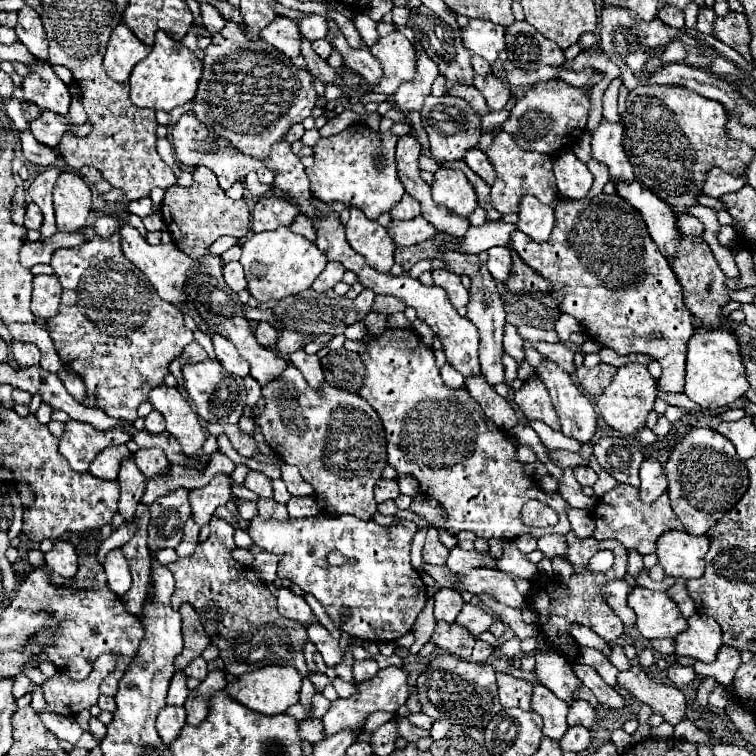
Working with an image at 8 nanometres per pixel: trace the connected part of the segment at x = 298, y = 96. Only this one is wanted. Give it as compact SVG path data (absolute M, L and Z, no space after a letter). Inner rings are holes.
M227 22L211 40L211 46L205 50L203 76L193 110L203 124L213 126L219 136L229 138L239 152L263 160L269 156L269 148L293 124L311 116L317 102L311 74L295 68L287 56L281 56L281 52L263 40L247 38L233 22Z

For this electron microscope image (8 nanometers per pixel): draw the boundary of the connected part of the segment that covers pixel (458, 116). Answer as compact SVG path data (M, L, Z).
M447 94L441 96L441 98L427 96L425 102L423 102L423 108L421 108L421 122L423 122L425 132L429 134L431 158L439 166L443 166L445 162L451 162L451 160L463 160L465 152L479 144L481 118L461 98L453 98L453 96L447 96Z

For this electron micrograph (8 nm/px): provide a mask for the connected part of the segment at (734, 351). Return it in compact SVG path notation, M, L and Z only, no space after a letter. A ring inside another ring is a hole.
M729 328L695 332L687 342L685 394L703 408L721 408L741 398L747 390L749 390L749 382L745 378L745 366L741 362L735 334Z

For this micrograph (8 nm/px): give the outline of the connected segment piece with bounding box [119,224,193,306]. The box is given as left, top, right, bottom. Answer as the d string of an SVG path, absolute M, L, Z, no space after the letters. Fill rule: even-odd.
M123 224L123 230L119 230L121 234L121 246L123 246L123 254L125 258L129 258L145 276L147 280L153 284L153 288L157 290L157 294L173 304L173 306L181 306L187 302L185 294L183 294L183 282L185 282L185 276L187 276L187 270L193 268L193 260L189 260L189 256L185 256L181 250L175 248L175 244L157 244L157 246L151 246L133 226L129 224Z

